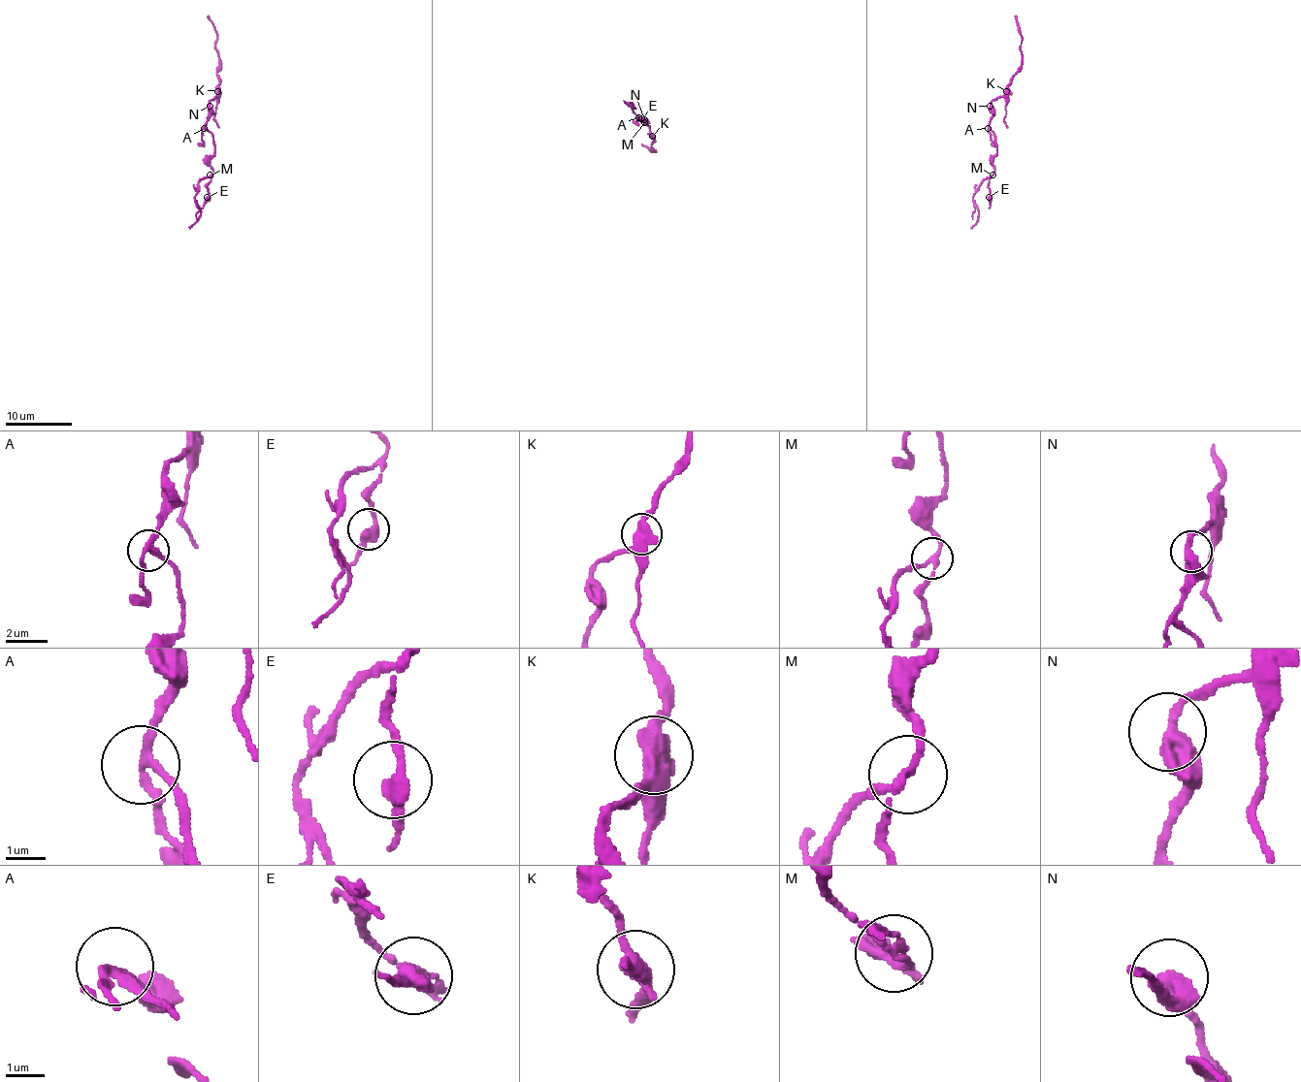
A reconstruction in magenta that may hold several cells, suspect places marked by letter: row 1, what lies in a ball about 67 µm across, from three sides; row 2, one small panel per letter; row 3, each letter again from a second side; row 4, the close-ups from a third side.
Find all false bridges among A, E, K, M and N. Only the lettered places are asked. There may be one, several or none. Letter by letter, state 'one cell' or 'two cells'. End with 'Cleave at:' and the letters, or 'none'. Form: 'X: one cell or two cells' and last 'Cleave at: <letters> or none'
A: one cell
E: one cell
K: two cells
M: two cells
N: one cell
Cleave at: K, M

